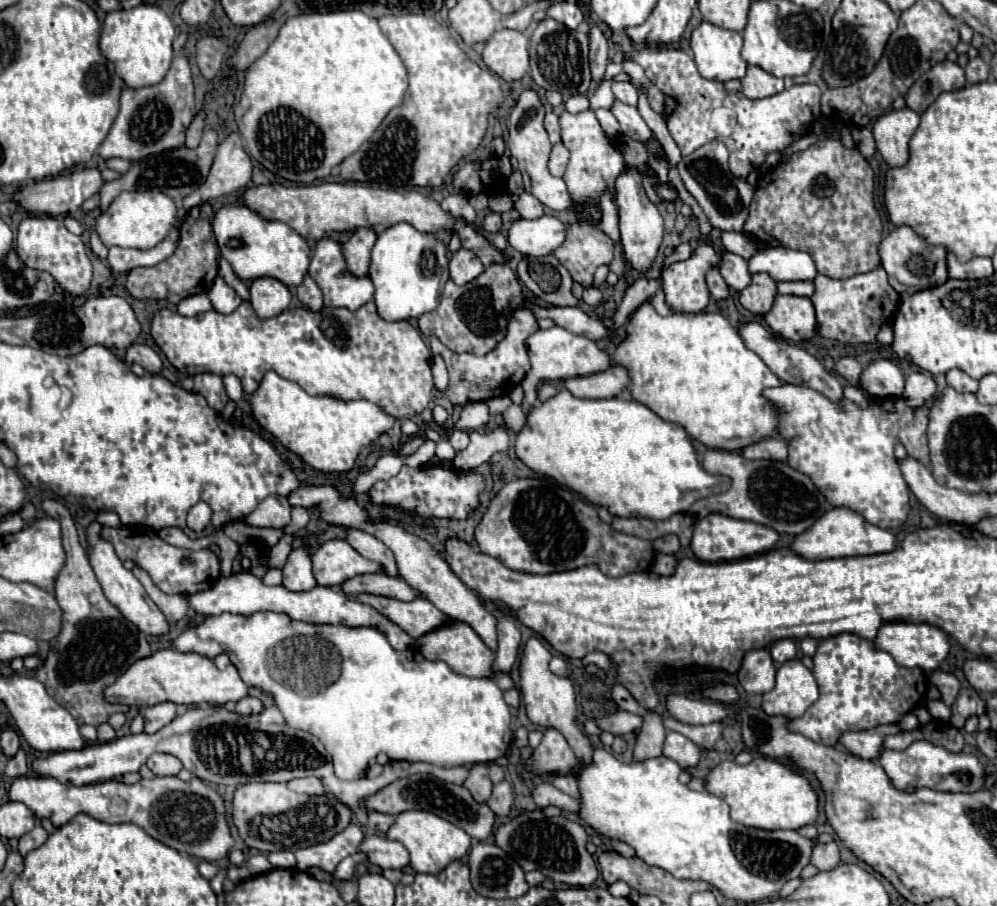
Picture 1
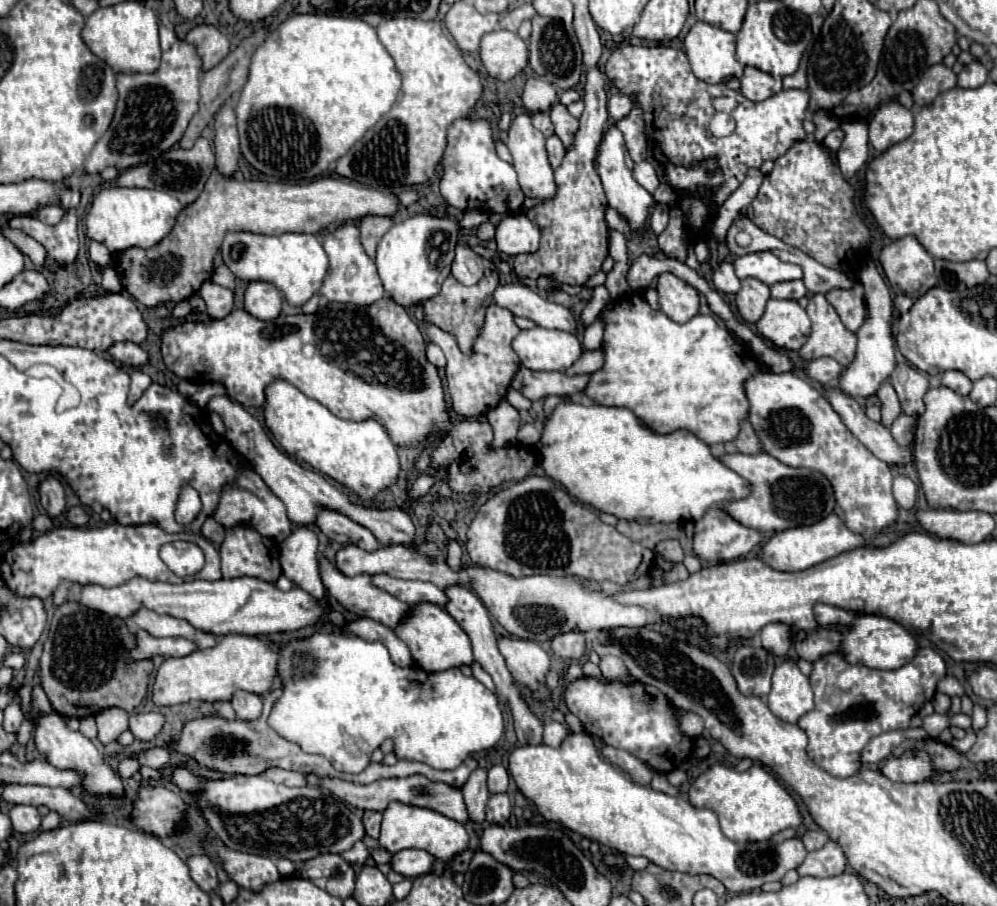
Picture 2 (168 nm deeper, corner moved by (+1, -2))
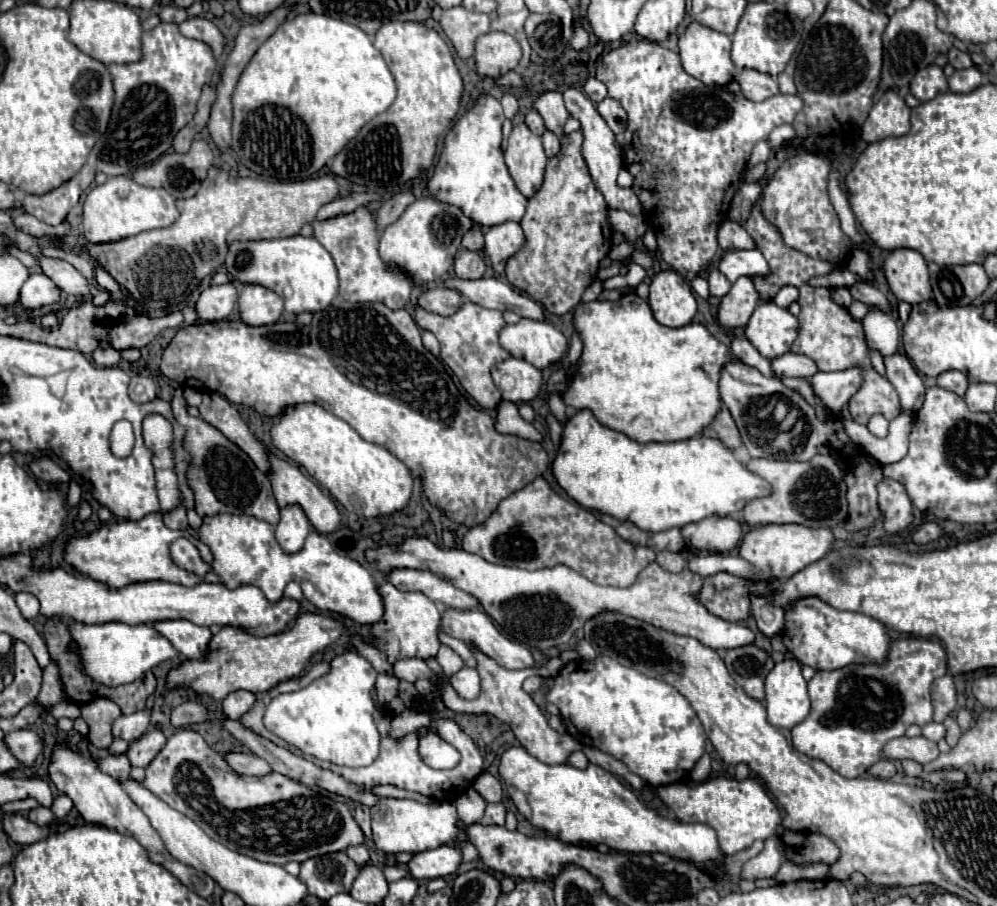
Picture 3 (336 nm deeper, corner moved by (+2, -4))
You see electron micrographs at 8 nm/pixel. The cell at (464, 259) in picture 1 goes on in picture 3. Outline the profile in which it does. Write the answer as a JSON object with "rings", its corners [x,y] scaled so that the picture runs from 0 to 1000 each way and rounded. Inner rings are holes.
{"rings":[[[460,276],[456,285],[456,302],[466,309],[478,309],[484,307],[488,298],[486,285],[480,278],[470,278],[470,276]]]}

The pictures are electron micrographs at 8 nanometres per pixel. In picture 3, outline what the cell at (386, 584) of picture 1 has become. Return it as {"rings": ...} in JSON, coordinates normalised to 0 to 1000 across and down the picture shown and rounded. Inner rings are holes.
{"rings":[[[398,627],[398,629],[392,629],[388,638],[390,642],[394,642],[394,647],[398,647],[398,651],[424,653],[428,660],[432,660],[434,664],[442,669],[454,669],[458,673],[472,673],[480,669],[480,662],[476,658],[456,649],[454,645],[436,636],[430,629],[412,629],[412,627],[400,629]]]}

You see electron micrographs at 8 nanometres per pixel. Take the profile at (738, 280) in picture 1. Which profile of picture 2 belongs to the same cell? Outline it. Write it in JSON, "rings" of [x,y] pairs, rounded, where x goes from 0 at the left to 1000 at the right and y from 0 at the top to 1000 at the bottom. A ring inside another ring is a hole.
{"rings":[[[722,289],[720,298],[716,300],[714,313],[716,313],[716,318],[720,318],[720,322],[724,322],[724,325],[738,325],[738,322],[744,318],[744,311],[742,311],[742,307],[740,307],[738,300],[736,300],[734,289]]]}

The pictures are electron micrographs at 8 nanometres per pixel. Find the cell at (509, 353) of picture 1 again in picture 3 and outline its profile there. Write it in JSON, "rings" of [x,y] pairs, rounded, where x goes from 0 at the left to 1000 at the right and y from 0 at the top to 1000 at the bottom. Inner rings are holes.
{"rings":[[[466,331],[454,349],[440,349],[418,340],[416,355],[420,358],[420,362],[430,364],[438,371],[442,380],[442,395],[460,417],[462,426],[478,442],[478,446],[486,453],[496,450],[503,444],[503,433],[492,419],[492,406],[498,400],[511,395],[511,391],[501,382],[501,364],[507,360],[505,347],[501,342],[490,342]]]}

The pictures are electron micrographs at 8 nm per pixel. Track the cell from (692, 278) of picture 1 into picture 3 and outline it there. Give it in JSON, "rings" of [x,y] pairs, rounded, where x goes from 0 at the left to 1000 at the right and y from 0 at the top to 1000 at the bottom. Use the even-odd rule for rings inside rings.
{"rings":[[[665,298],[653,309],[651,338],[655,351],[671,362],[691,358],[699,344],[693,316],[677,298]]]}

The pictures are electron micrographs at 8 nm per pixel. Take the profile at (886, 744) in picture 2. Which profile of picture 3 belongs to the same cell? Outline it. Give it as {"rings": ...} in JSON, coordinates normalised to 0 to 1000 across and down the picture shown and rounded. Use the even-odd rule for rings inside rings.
{"rings":[[[918,812],[918,815],[898,815],[896,819],[892,819],[892,823],[888,823],[888,837],[896,837],[896,839],[906,839],[906,837],[914,837],[922,843],[930,843],[934,839],[938,839],[942,834],[942,826],[938,819],[930,817],[928,812]]]}

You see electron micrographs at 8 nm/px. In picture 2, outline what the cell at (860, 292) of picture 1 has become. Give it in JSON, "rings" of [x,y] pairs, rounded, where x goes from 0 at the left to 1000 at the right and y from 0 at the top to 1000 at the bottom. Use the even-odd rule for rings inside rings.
{"rings":[[[859,311],[855,318],[835,318],[832,322],[828,322],[828,331],[837,338],[845,358],[853,366],[861,366],[861,362],[867,358],[869,351],[869,331],[865,311]]]}

